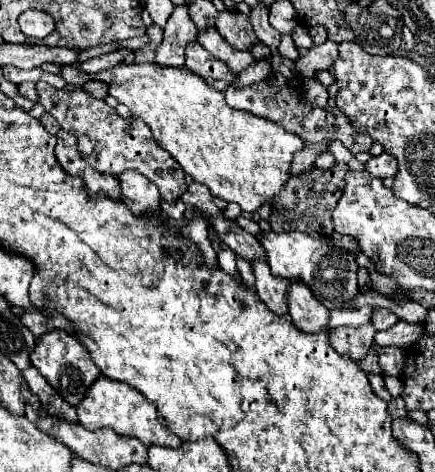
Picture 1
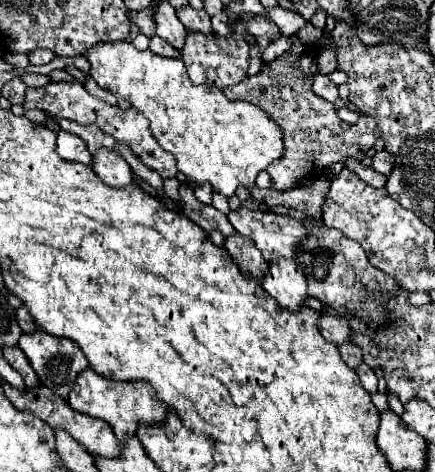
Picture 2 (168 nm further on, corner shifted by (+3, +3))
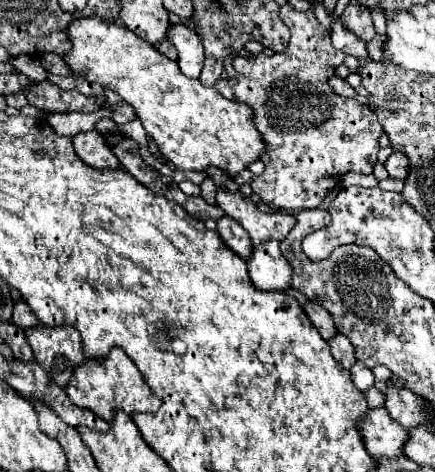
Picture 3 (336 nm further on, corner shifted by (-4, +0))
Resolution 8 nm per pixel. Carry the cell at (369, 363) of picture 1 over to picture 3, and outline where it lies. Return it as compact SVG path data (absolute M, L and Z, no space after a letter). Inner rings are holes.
M335 335L333 339L327 341L329 347L331 347L331 353L333 357L345 367L345 369L351 369L355 365L355 347L343 337L343 335Z

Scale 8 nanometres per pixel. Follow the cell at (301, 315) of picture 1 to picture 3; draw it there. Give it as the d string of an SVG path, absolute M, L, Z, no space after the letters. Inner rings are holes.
M275 241L255 245L247 267L251 281L259 291L285 291L291 287L291 263Z

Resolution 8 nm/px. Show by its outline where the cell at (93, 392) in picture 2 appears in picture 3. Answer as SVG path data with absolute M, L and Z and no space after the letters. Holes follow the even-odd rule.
M113 349L109 357L103 361L87 359L83 367L77 367L67 385L67 395L77 407L91 409L97 417L105 419L109 425L115 419L115 411L125 411L131 417L135 413L157 411L163 403L161 397L157 397L151 391L151 387L147 387L147 381L137 371L135 363L125 355L123 349Z

